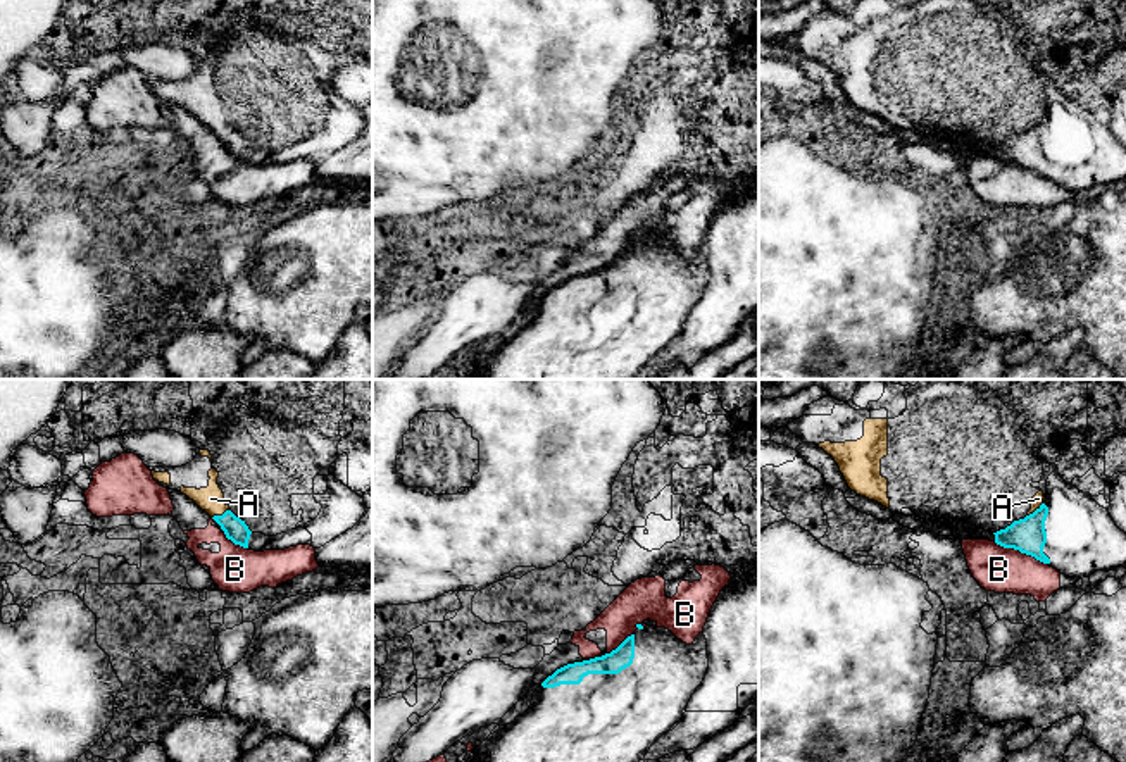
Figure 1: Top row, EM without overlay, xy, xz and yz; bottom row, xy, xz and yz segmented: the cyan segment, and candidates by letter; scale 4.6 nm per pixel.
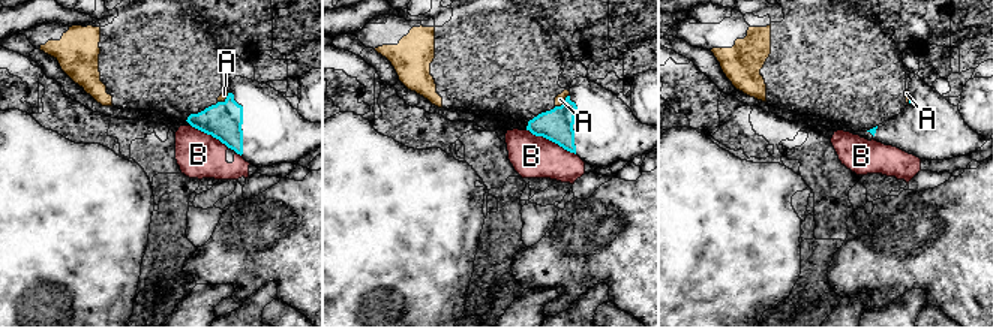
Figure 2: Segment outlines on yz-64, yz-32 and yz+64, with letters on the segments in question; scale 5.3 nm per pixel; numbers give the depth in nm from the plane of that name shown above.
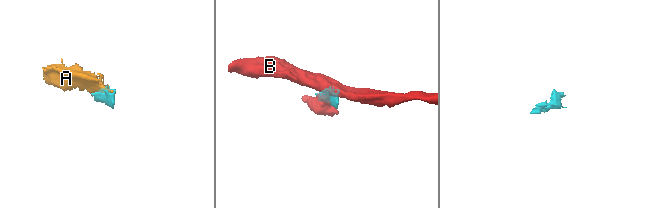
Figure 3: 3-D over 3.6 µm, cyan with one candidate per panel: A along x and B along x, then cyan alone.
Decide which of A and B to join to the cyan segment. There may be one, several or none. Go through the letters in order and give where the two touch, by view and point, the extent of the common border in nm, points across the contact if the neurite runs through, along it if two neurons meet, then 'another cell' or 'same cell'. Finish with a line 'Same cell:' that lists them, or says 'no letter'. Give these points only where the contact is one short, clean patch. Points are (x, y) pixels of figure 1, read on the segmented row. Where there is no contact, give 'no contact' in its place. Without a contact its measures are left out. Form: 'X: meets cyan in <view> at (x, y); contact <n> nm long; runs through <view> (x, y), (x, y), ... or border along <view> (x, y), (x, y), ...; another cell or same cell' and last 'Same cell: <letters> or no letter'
A: meets cyan in xy at (223, 514); contact 100 nm long; same cell
B: meets cyan in yz at (1021, 552); contact 280 nm long; another cell
Same cell: A

